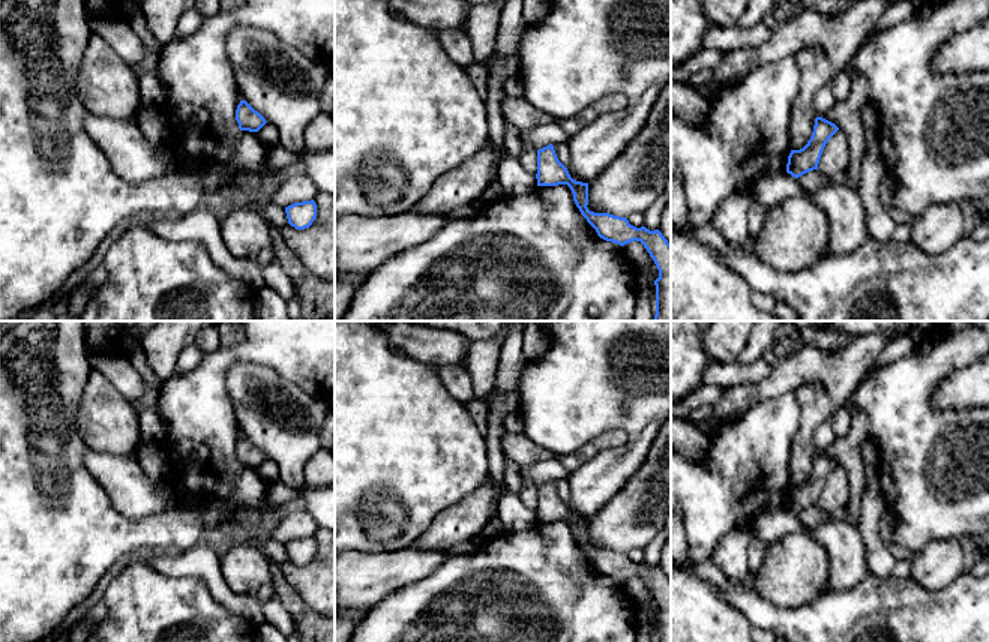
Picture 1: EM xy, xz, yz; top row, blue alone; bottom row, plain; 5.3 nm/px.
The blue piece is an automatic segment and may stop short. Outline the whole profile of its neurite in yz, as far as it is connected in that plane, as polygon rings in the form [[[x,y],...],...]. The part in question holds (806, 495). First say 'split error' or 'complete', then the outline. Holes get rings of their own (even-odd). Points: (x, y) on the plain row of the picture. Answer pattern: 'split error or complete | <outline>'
complete | [[[815,454],[815,462],[810,476],[800,486],[791,486],[786,500],[786,508],[798,514],[803,510],[818,506],[822,486],[828,476],[839,466],[839,464],[822,454]]]

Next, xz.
complete | [[[554,482],[537,486],[537,522],[567,520],[581,550],[606,578],[624,582],[630,578],[641,578],[653,594],[659,614],[656,621],[656,642],[671,642],[671,580],[659,566],[650,567],[645,562],[636,564],[626,554],[588,546],[588,519],[576,518],[567,504],[558,496]]]

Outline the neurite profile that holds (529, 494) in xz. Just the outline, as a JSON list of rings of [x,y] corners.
[[[524,478],[522,489],[518,495],[527,508],[537,510],[537,486],[533,482]]]

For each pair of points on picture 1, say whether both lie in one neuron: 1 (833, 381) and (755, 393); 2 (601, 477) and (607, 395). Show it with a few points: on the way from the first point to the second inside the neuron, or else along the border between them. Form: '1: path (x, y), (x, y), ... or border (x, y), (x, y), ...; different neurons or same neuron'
1: path (814, 375), (787, 375), (775, 384); same neuron
2: path (622, 461), (632, 450), (632, 429), (619, 416); same neuron

